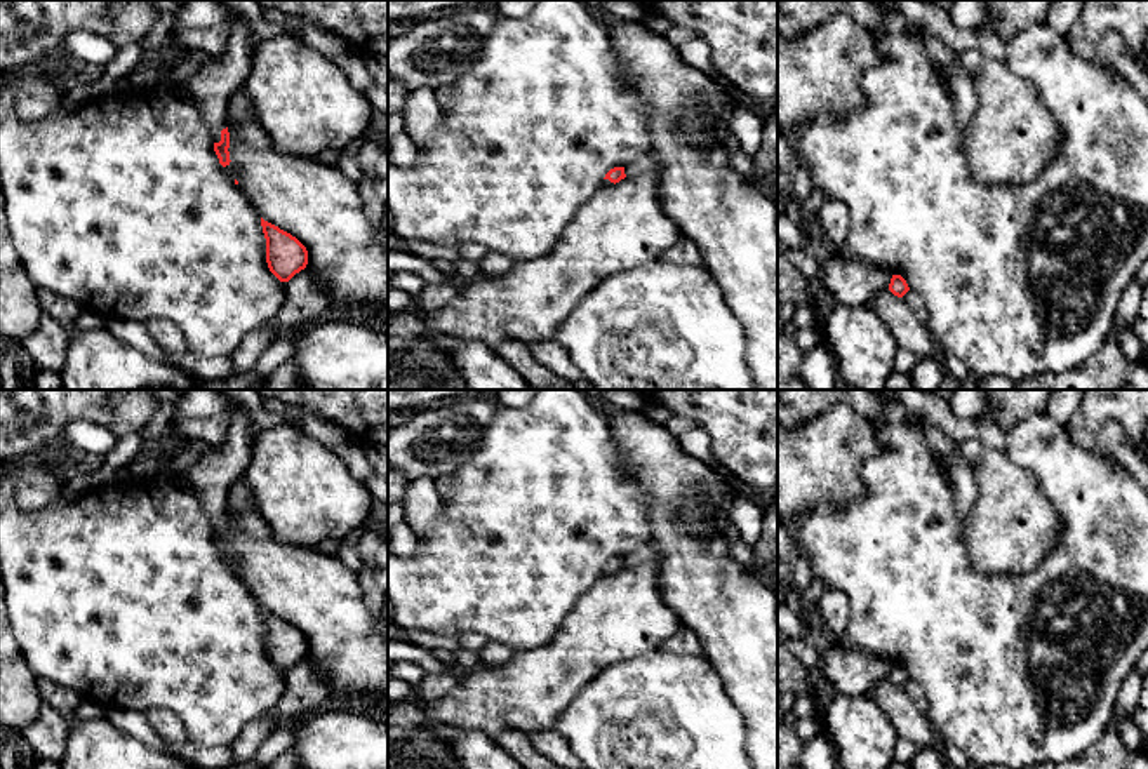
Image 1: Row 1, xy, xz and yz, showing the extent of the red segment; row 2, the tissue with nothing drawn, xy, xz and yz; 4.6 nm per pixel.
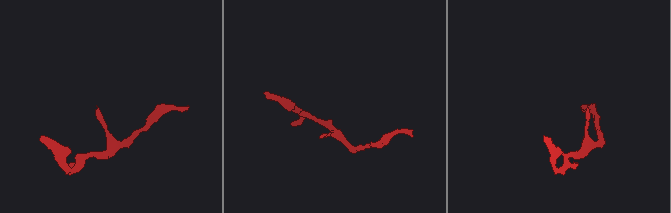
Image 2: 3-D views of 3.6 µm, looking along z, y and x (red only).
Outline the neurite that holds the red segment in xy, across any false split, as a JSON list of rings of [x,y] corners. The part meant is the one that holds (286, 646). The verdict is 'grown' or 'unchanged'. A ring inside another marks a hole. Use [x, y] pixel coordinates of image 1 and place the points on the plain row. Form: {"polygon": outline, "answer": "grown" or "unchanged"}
{"polygon": [[[263,607],[261,616],[266,628],[268,658],[280,672],[289,672],[296,663],[306,658],[308,640],[296,626]]], "answer": "unchanged"}

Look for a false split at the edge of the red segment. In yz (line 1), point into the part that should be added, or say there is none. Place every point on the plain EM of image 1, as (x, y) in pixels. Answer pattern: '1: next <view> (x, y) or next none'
1: next none

